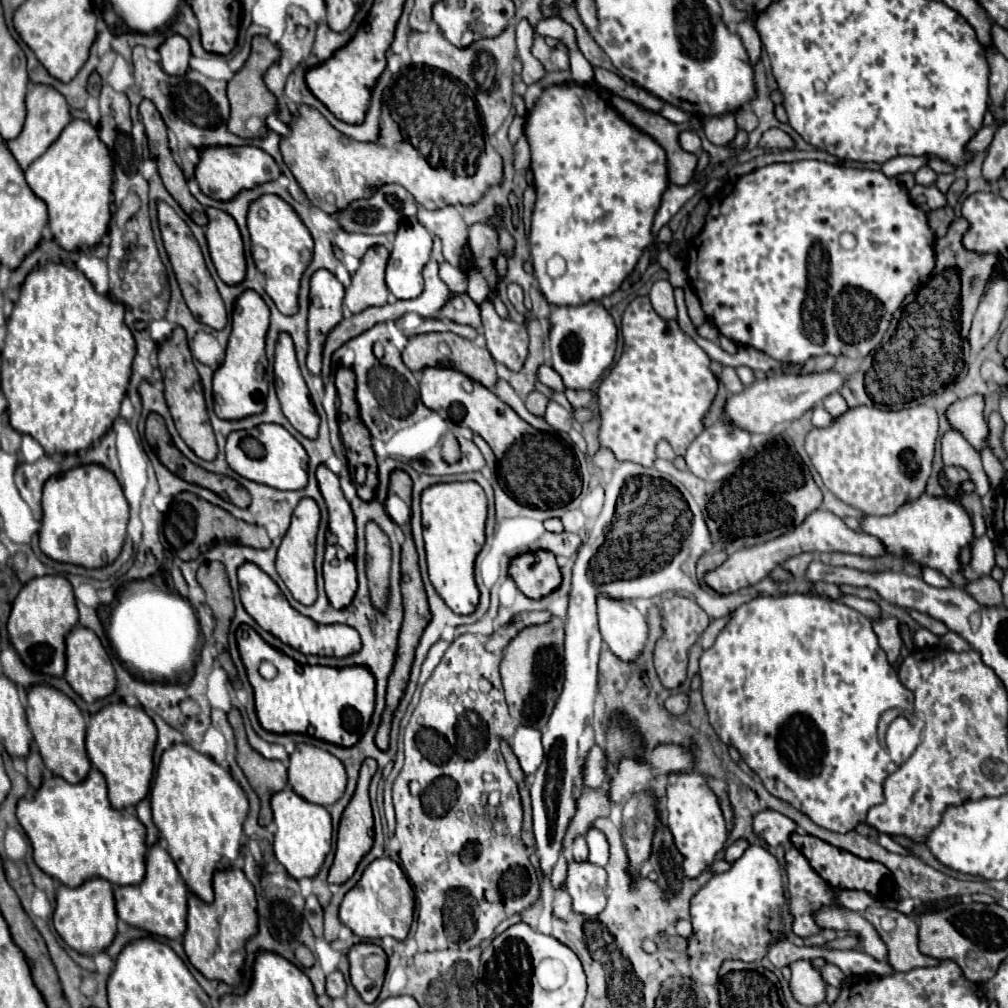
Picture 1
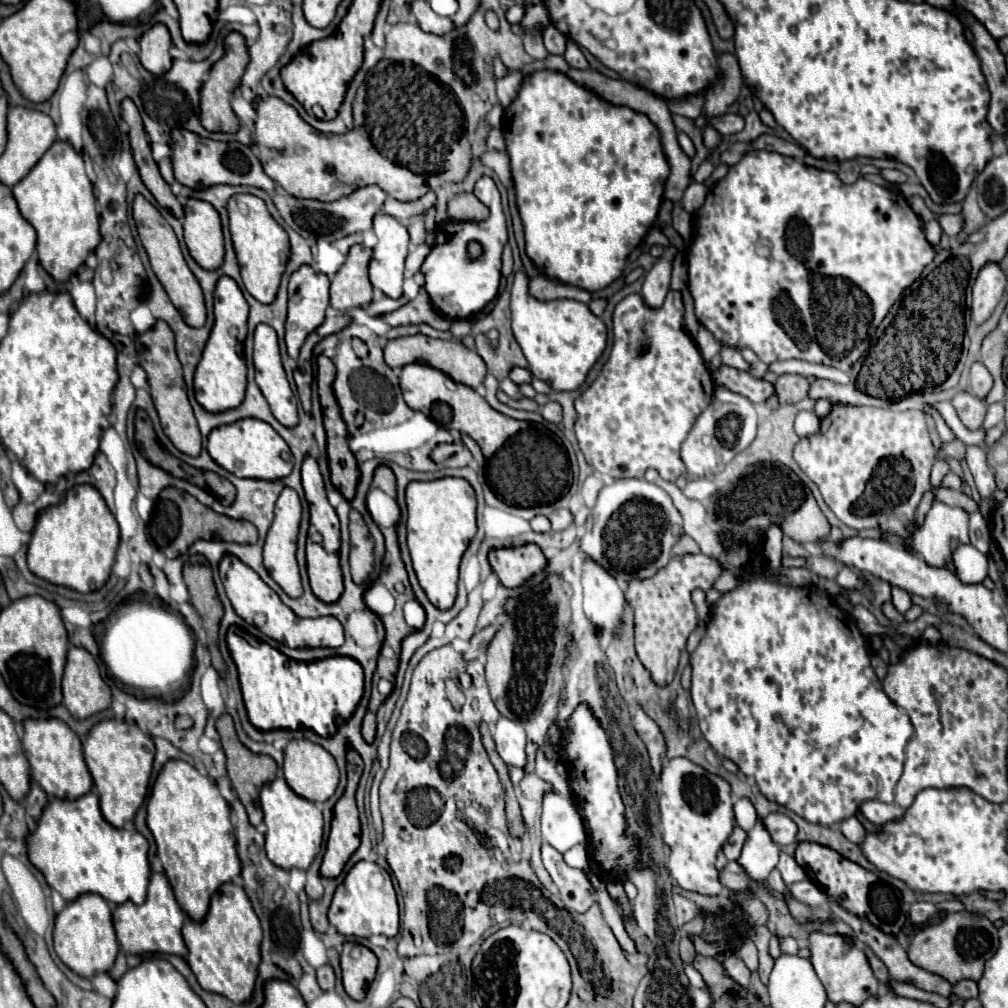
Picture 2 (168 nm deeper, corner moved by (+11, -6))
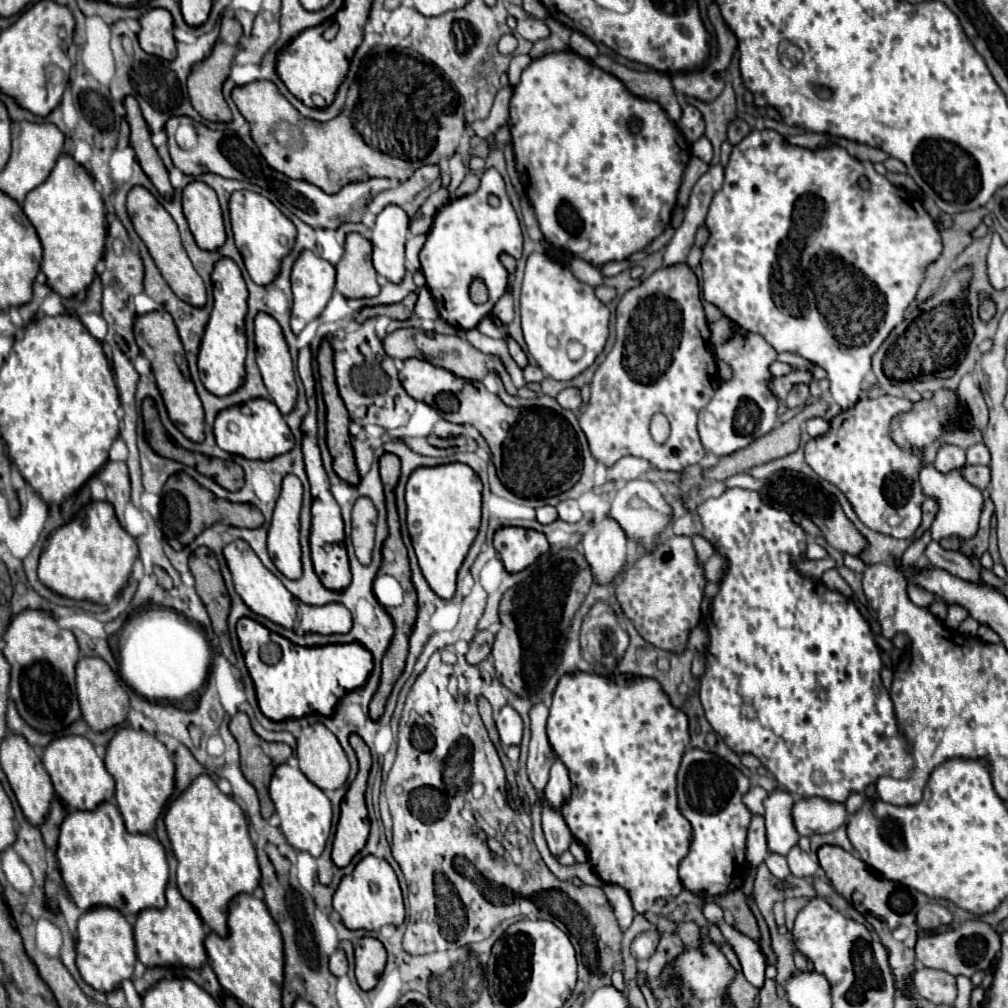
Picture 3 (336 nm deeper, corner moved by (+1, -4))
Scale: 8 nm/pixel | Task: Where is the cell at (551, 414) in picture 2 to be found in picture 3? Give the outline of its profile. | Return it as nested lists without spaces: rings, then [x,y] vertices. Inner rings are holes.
[[[572,386],[564,388],[564,390],[556,396],[556,400],[558,400],[560,406],[564,406],[564,408],[568,408],[568,410],[572,410],[572,412],[576,412],[576,410],[580,408],[580,404],[582,404],[580,390],[578,390],[578,388],[572,388]]]

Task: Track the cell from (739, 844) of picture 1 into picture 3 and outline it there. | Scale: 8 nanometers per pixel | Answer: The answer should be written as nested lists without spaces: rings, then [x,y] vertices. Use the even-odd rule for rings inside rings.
[[[754,814],[752,822],[750,822],[750,828],[748,828],[746,860],[750,862],[750,866],[760,866],[766,856],[768,856],[768,846],[766,846],[764,818],[760,814]]]

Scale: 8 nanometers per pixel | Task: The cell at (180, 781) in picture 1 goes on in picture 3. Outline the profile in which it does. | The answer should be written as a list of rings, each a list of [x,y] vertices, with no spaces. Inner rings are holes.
[[[198,776],[192,786],[170,804],[164,822],[178,860],[176,874],[180,894],[196,908],[212,932],[226,936],[228,902],[240,892],[252,894],[260,884],[256,850],[242,808],[232,796],[222,794],[210,776]]]

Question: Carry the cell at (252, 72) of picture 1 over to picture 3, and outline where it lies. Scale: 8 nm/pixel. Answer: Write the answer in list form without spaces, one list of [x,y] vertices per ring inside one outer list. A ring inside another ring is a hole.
[[[222,16],[222,28],[220,28],[220,36],[210,52],[208,58],[204,58],[202,62],[198,62],[192,72],[190,72],[190,78],[186,80],[186,86],[188,86],[188,96],[190,96],[190,102],[194,106],[194,110],[198,110],[198,114],[202,114],[202,118],[210,120],[210,122],[230,122],[232,120],[232,114],[230,114],[230,108],[226,104],[226,100],[222,98],[222,82],[228,78],[230,74],[230,62],[234,60],[234,54],[238,50],[238,40],[242,36],[242,26],[238,24],[236,18],[228,18],[228,16]]]

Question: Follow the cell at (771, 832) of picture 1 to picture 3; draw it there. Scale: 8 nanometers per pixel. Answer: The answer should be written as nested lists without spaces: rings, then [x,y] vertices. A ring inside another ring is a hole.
[[[820,796],[798,798],[794,806],[794,824],[800,836],[828,834],[846,822],[848,810],[840,802],[830,802]]]

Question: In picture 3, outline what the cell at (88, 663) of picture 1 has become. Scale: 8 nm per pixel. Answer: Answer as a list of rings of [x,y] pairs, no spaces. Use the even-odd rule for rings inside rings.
[[[82,656],[76,664],[76,690],[78,690],[78,702],[82,710],[82,718],[88,722],[88,726],[94,732],[106,732],[108,728],[114,728],[122,724],[128,716],[130,702],[124,686],[120,684],[114,670],[102,660],[102,658],[88,658]]]

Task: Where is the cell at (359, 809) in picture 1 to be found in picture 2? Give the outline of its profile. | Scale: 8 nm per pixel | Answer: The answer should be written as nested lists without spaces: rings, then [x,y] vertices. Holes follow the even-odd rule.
[[[348,748],[348,786],[342,794],[342,798],[336,802],[334,806],[334,818],[332,818],[332,830],[330,830],[330,836],[328,836],[328,842],[326,842],[326,854],[324,854],[324,860],[322,860],[322,868],[320,868],[320,874],[322,878],[338,878],[344,870],[344,864],[348,862],[348,858],[356,852],[356,848],[360,846],[360,820],[358,820],[358,808],[356,804],[356,798],[354,798],[354,792],[358,788],[358,780],[362,776],[362,770],[364,770],[364,762],[360,758],[358,752],[354,752],[352,748]]]

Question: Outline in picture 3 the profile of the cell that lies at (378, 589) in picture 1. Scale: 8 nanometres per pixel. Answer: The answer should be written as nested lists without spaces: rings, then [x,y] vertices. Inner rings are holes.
[[[360,496],[352,508],[352,544],[362,564],[370,564],[372,558],[374,526],[376,526],[376,508],[370,502],[370,498]]]

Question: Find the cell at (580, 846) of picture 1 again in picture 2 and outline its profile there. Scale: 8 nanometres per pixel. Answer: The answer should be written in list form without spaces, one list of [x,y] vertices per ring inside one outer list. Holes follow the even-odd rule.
[[[560,794],[544,796],[542,838],[562,854],[578,842],[584,842],[584,824],[568,798]]]

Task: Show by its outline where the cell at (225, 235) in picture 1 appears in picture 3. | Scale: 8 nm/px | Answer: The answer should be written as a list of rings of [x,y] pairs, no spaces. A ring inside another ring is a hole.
[[[198,180],[190,182],[182,190],[182,208],[200,248],[218,250],[226,242],[222,210],[210,186]]]

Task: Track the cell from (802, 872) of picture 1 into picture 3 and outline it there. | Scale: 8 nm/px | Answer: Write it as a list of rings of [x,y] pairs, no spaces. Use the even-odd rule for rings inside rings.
[[[794,846],[790,852],[788,852],[788,866],[790,866],[790,872],[794,876],[814,876],[816,870],[818,870],[818,864],[810,858],[810,854],[806,854],[804,850],[800,850],[800,846]]]

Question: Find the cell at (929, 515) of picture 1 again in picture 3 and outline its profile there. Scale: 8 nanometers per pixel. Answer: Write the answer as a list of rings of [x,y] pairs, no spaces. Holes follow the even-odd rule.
[[[924,466],[920,470],[920,484],[922,484],[922,490],[930,492],[930,498],[934,498],[938,504],[938,512],[936,512],[936,518],[930,528],[932,538],[936,542],[940,542],[942,538],[950,538],[950,536],[966,540],[978,532],[978,520],[980,520],[980,514],[984,508],[984,498],[978,488],[974,488],[974,486],[970,486],[970,482],[966,482],[960,468],[952,470],[948,474],[942,474],[934,466]]]

